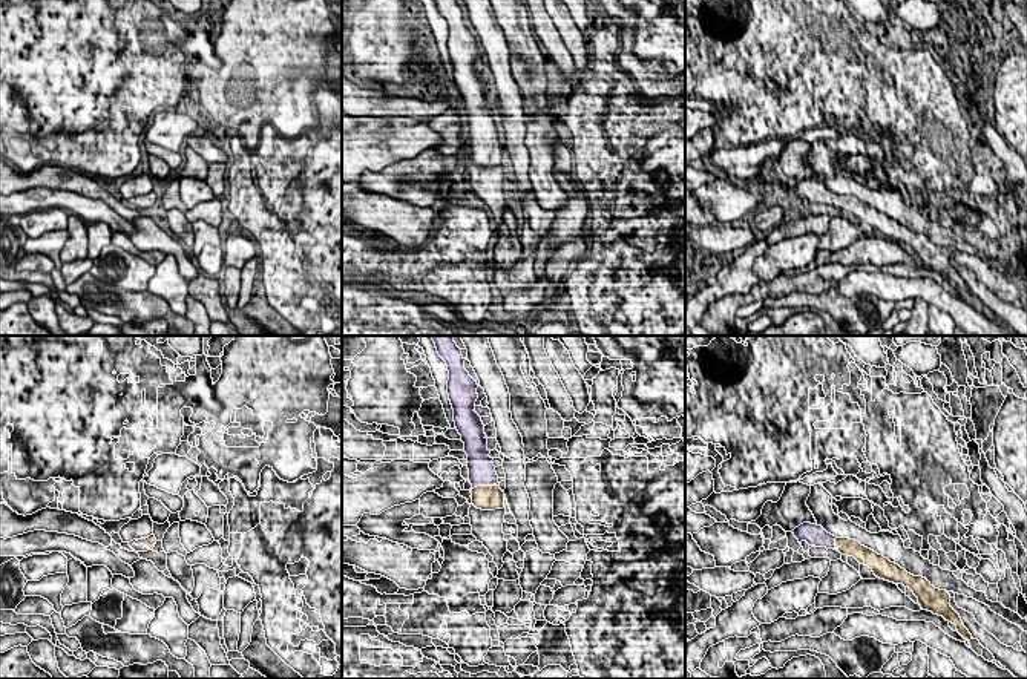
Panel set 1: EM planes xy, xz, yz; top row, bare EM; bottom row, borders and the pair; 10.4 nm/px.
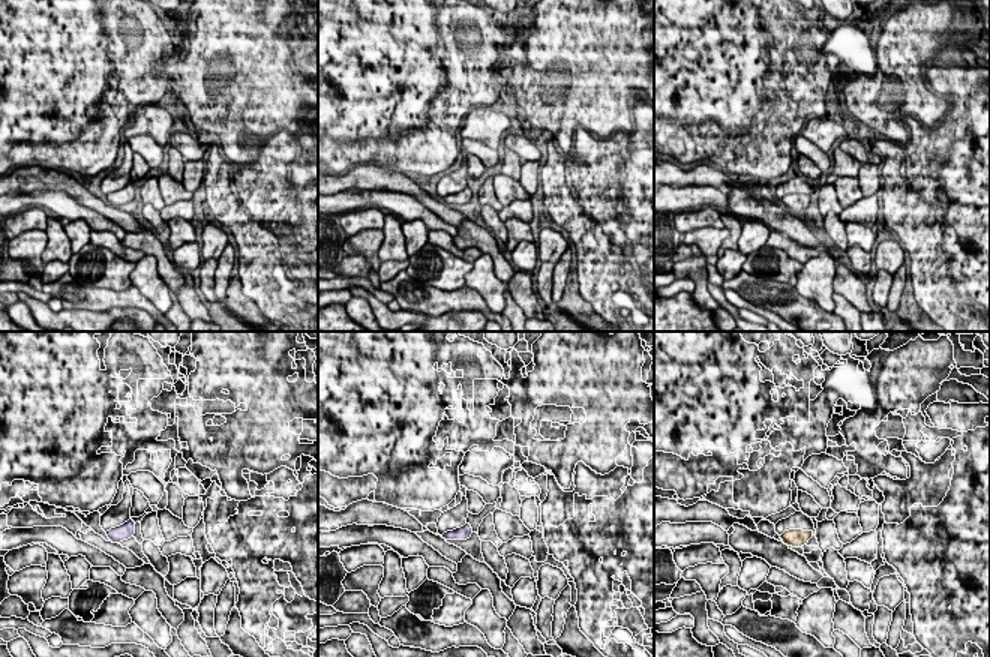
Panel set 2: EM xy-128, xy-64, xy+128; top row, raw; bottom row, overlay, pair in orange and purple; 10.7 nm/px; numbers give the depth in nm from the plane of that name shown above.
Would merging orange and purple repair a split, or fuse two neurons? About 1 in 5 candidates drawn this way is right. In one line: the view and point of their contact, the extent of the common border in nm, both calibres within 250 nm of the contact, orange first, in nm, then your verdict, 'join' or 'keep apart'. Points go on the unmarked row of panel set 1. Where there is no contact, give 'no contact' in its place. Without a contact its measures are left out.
contact xz (485, 143); length 280 nm; calibres 260 and 280 nm; join

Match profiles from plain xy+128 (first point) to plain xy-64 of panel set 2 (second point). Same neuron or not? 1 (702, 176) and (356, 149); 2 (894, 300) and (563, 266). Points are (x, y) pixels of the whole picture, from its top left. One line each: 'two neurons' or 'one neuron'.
1: two neurons
2: one neuron

